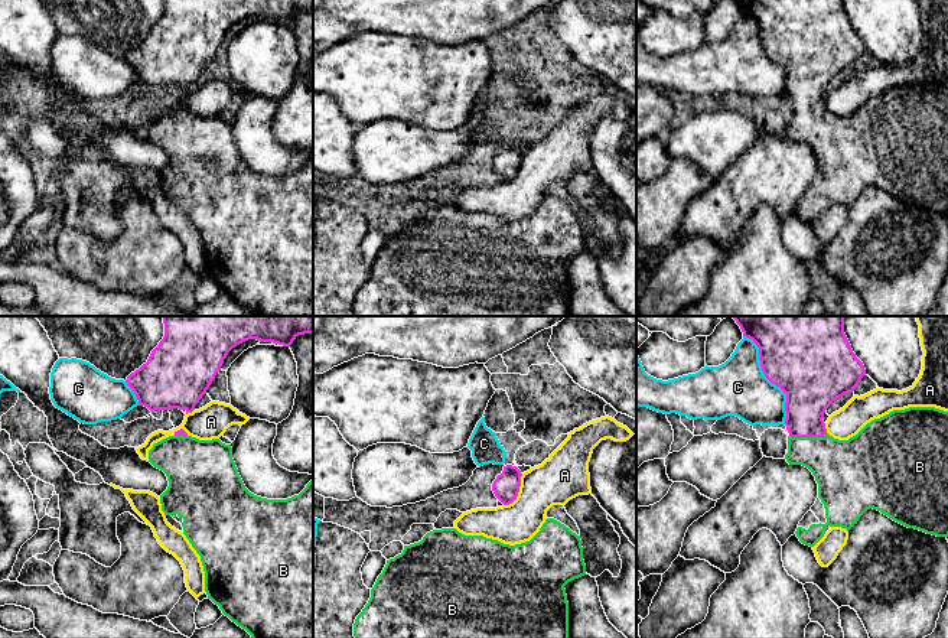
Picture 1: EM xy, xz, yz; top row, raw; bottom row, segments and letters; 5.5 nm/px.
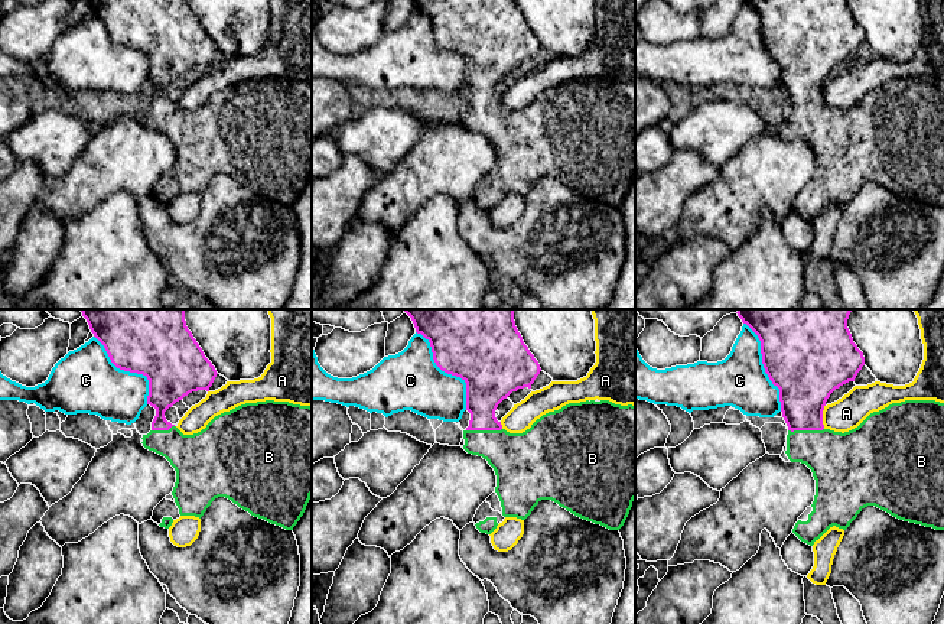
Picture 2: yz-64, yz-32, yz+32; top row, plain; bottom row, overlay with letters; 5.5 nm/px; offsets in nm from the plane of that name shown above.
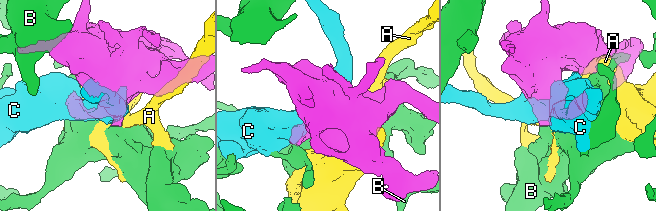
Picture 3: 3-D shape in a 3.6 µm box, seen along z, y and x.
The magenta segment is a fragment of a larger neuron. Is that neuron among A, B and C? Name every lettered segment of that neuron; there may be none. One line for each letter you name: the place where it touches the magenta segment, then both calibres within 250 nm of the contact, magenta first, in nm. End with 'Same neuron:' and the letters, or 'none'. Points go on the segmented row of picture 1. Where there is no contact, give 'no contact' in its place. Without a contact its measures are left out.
B: contact yz (808, 436); calibres 280 and 300 nm
Same neuron: B

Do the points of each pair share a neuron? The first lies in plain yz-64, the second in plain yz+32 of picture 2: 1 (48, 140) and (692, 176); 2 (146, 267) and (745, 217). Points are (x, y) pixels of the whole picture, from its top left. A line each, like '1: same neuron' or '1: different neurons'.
1: different neurons
2: different neurons

